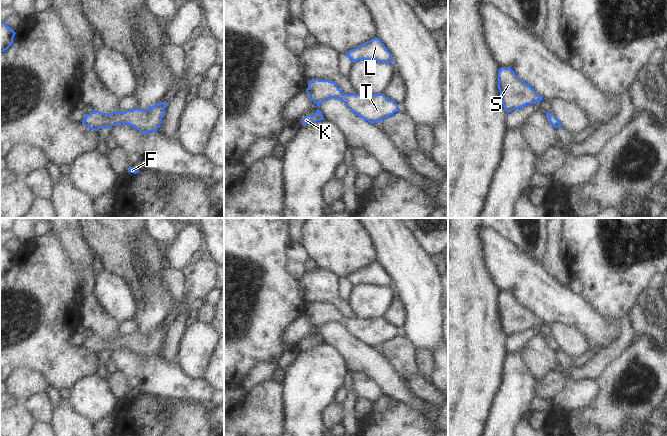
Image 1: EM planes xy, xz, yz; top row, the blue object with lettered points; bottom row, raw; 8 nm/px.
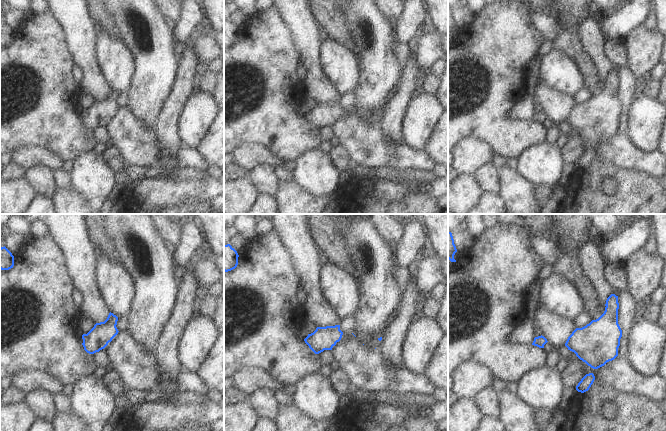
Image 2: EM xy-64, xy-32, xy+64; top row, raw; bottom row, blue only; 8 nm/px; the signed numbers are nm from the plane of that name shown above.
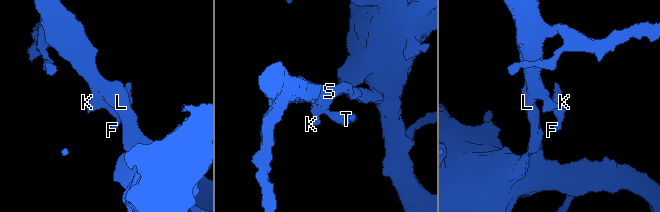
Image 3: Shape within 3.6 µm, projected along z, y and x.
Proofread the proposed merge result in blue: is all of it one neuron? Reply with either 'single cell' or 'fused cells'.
single cell

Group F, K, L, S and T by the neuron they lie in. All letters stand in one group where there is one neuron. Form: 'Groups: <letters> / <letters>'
Groups: F K L S T.

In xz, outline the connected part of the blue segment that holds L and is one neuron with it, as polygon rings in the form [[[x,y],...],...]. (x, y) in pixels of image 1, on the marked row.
[[[377,37],[345,52],[345,54],[356,62],[359,60],[375,60],[377,62],[392,63],[392,55]]]

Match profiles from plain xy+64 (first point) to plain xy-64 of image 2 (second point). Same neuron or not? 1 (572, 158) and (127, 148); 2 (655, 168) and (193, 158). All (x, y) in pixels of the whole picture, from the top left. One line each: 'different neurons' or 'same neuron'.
1: different neurons
2: same neuron

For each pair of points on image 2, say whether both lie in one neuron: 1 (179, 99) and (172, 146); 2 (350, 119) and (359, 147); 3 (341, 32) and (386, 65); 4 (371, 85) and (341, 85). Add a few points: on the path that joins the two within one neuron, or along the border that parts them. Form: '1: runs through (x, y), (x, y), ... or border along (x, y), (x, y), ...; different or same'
1: runs through (170, 111), (170, 134); same
2: runs through (350, 126), (350, 131), (359, 140); same
3: border along (342, 17), (353, 48); different
4: border along (358, 62), (359, 74), (356, 85), (351, 91); different

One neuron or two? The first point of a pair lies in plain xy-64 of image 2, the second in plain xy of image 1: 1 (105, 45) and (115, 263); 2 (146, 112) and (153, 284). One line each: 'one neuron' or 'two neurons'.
1: two neurons
2: one neuron

